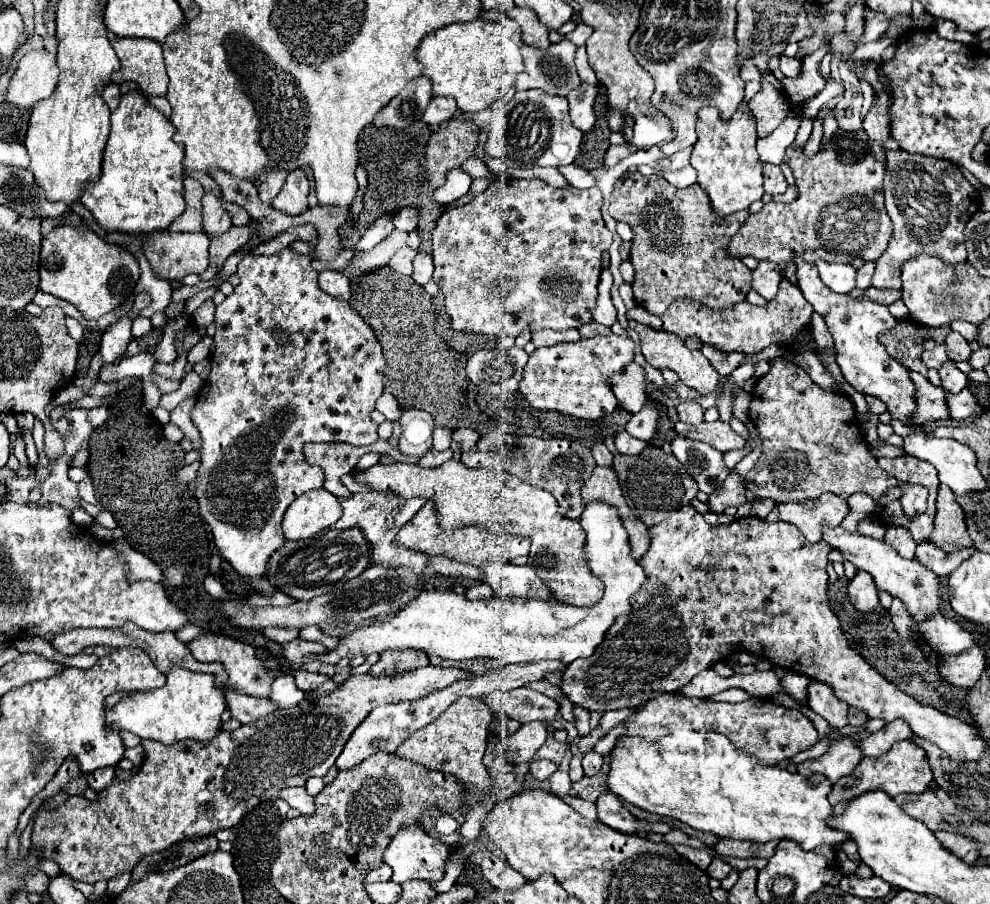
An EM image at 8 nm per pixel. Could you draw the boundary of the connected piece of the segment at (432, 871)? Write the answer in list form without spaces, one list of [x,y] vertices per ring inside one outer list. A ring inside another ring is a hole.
[[[419,823],[403,827],[393,841],[389,843],[389,847],[385,849],[385,857],[383,861],[393,869],[393,883],[403,885],[405,881],[413,881],[413,879],[423,879],[423,881],[439,881],[443,879],[445,873],[445,861],[451,855],[451,847],[445,845],[441,839],[431,837],[429,833],[425,833],[421,829]]]

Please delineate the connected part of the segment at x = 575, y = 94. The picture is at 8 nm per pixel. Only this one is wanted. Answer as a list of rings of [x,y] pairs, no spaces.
[[[581,83],[575,87],[569,99],[569,117],[571,123],[581,131],[589,131],[595,125],[595,99],[599,95],[599,83]]]

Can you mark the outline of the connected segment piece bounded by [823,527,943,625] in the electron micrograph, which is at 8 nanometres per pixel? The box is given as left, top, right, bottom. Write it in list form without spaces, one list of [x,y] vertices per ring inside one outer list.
[[[841,527],[825,529],[823,537],[831,547],[841,551],[843,557],[847,561],[851,561],[857,569],[867,571],[869,575],[873,575],[875,585],[879,589],[883,589],[883,591],[891,593],[893,597],[901,599],[915,625],[921,625],[929,615],[941,613],[941,603],[943,603],[943,599],[941,599],[941,579],[939,579],[939,575],[931,573],[927,567],[919,565],[917,559],[903,559],[885,541],[877,541],[877,539],[865,537],[861,533],[847,533]]]

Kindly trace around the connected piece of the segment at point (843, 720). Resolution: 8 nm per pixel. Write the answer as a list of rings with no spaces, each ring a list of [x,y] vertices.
[[[811,681],[807,691],[809,691],[807,703],[817,715],[821,715],[827,723],[833,723],[839,729],[847,725],[847,703],[837,699],[827,683]]]

